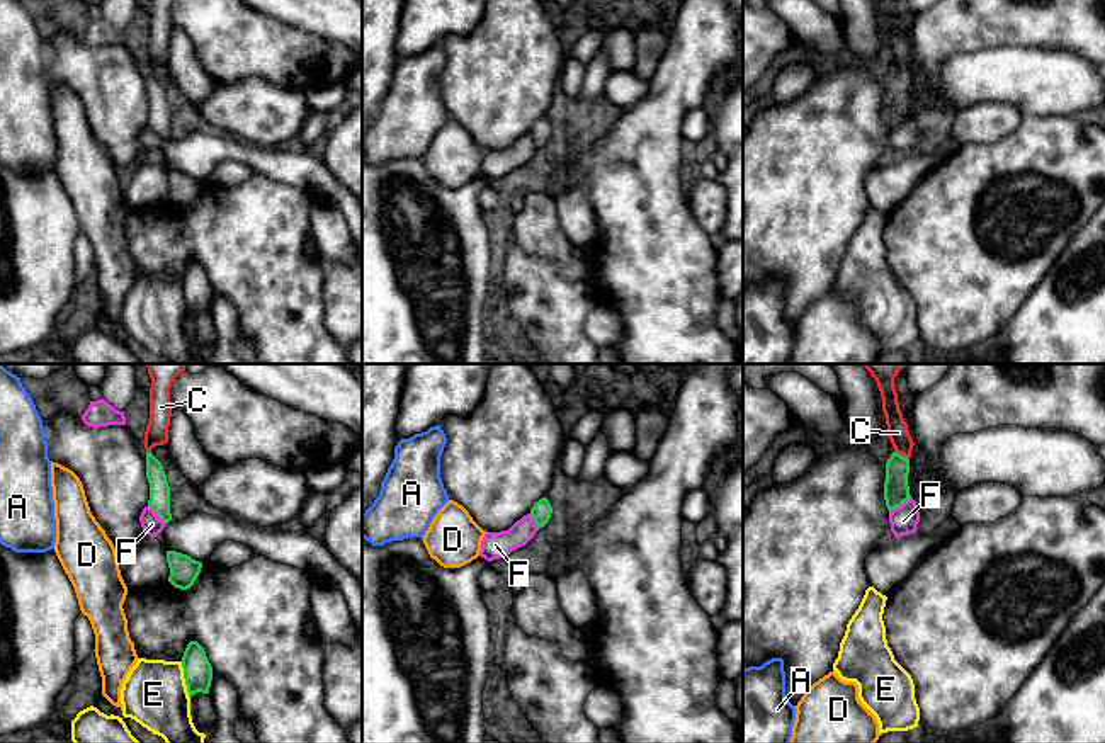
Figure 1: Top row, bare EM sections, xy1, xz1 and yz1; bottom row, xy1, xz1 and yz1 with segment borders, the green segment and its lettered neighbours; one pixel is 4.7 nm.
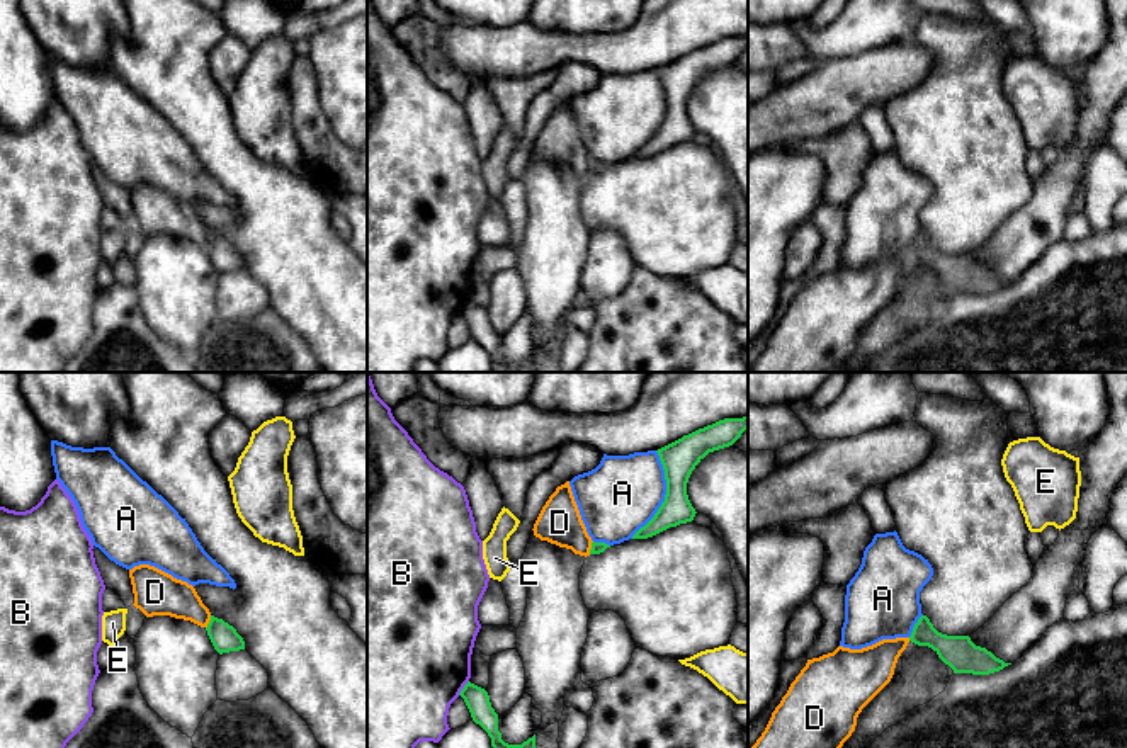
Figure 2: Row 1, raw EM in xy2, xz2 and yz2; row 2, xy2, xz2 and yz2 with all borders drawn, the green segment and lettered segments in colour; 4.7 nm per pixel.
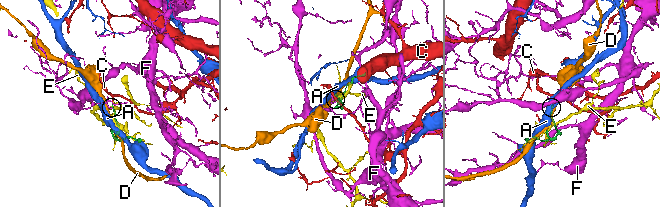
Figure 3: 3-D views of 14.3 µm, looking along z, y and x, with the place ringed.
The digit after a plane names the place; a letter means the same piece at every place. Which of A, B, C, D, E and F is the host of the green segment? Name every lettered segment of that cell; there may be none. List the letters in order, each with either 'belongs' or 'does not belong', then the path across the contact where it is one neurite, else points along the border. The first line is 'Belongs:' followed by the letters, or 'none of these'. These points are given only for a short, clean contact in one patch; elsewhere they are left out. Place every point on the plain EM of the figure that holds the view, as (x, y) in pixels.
Belongs: C
A: does not belong
B: does not belong
C: belongs | across yz1 (896, 111), (900, 73), (898, 51)
D: does not belong | along xy2 (211, 235), (206, 247)
E: does not belong
F: does not belong | along yz1 (910, 116), (889, 133)

